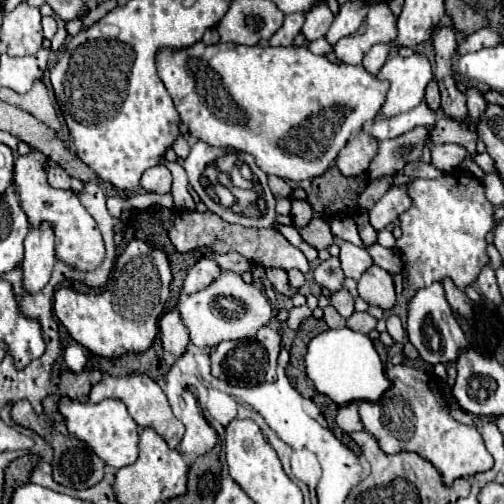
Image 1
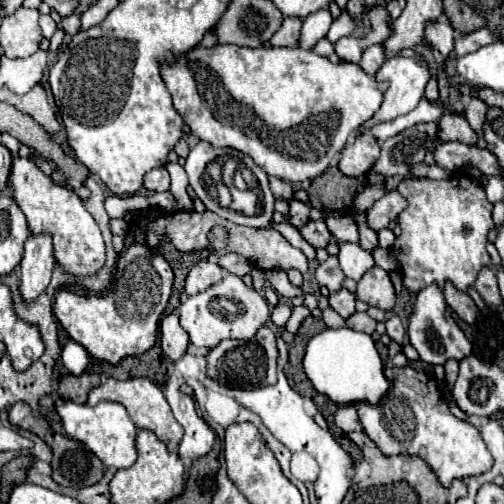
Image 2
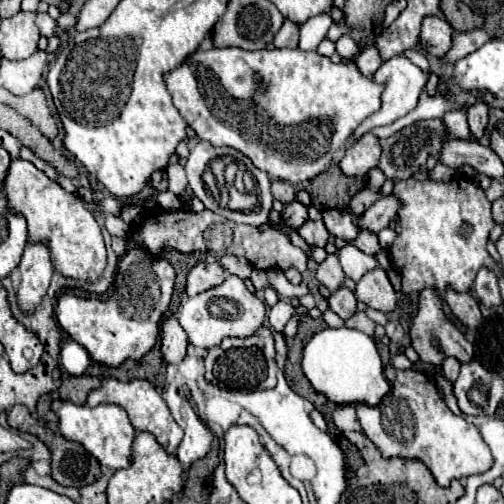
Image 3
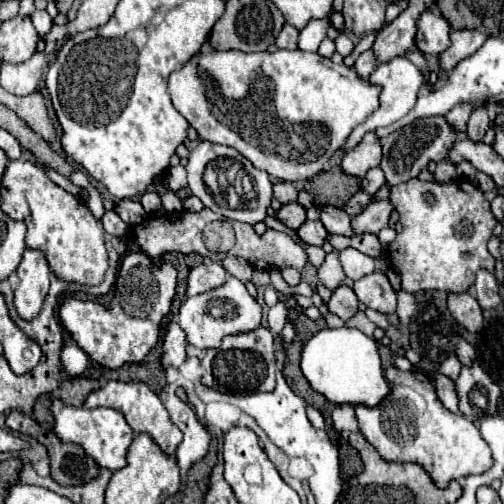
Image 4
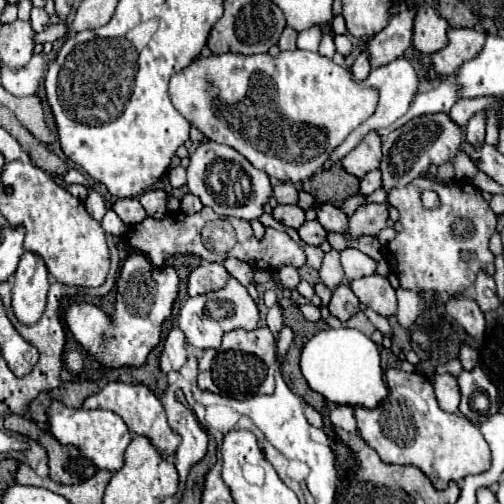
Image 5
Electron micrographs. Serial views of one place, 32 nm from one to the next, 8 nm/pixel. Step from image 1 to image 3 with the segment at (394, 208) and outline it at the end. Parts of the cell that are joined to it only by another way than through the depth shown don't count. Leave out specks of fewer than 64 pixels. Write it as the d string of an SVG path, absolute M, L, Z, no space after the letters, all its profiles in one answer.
M386 196L376 200L362 216L354 220L358 230L370 230L370 232L380 232L390 224L390 220L396 216L400 202L394 196Z

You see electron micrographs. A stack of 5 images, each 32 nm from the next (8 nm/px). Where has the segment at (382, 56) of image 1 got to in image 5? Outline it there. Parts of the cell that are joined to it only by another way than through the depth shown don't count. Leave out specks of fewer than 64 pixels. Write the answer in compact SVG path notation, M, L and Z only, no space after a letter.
M362 52L356 60L354 60L354 64L348 68L348 72L352 72L352 78L354 80L366 80L366 76L370 74L370 62L368 62L368 54L366 52Z

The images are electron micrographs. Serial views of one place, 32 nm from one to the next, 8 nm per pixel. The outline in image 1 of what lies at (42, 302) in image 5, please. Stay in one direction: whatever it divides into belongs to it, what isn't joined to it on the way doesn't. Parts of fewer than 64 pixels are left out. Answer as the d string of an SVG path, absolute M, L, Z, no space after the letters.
M42 224L38 230L32 228L24 240L24 250L24 260L20 264L24 290L28 294L36 294L48 284L56 264L52 228L48 224Z

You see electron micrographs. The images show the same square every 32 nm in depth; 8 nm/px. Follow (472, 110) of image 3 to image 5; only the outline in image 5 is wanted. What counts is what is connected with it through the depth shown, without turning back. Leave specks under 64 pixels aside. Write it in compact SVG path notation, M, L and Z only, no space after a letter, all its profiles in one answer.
M484 112L474 114L470 118L470 122L466 124L466 140L472 148L482 148L484 144L484 130L486 130L486 122L484 122Z

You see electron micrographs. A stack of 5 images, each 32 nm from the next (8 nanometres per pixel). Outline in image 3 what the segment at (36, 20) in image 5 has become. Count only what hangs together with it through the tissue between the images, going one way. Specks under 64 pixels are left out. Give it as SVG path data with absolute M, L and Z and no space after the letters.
M36 12L36 26L40 28L40 34L42 34L42 36L50 38L50 36L54 34L56 22L54 22L48 14L44 14L44 12Z

